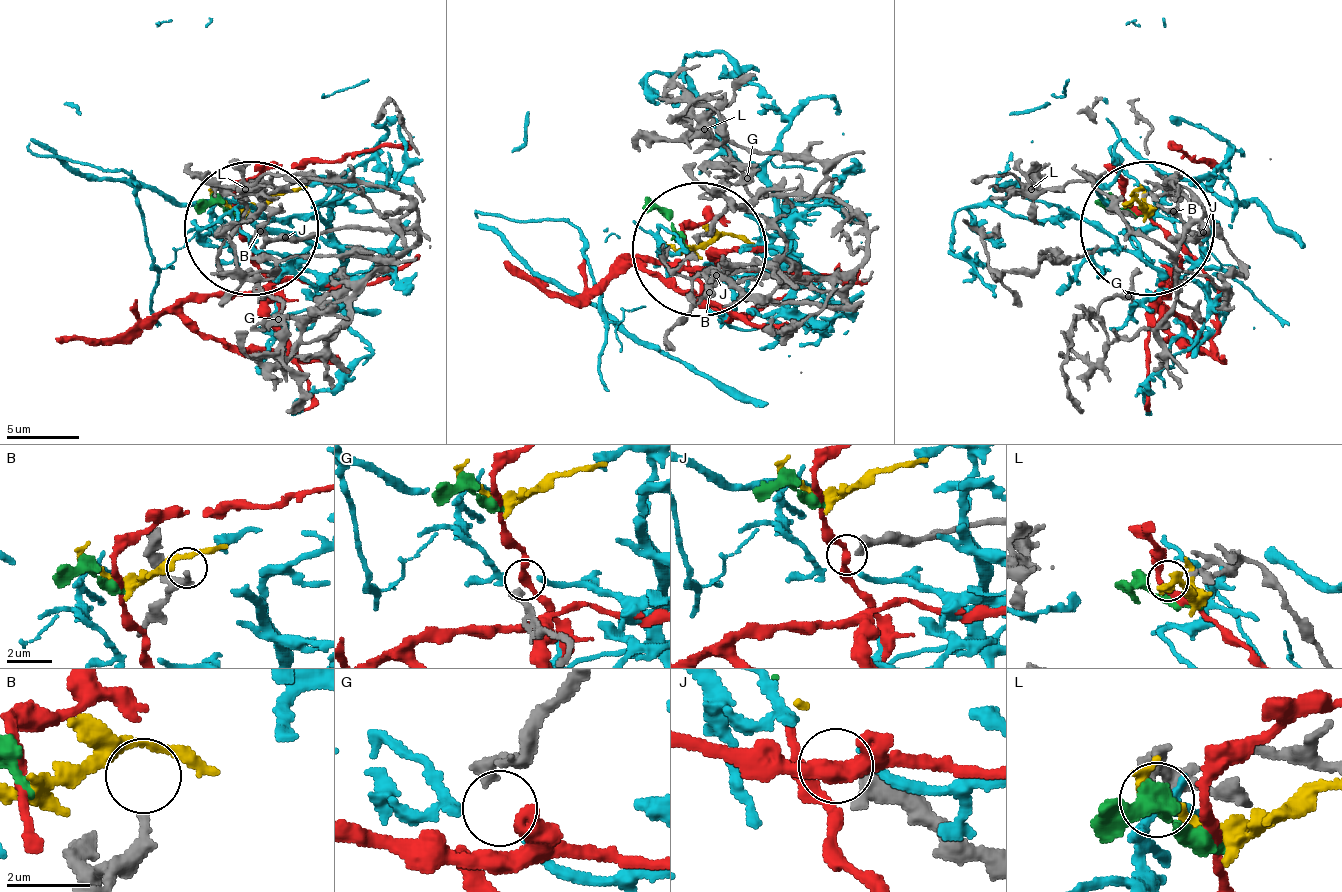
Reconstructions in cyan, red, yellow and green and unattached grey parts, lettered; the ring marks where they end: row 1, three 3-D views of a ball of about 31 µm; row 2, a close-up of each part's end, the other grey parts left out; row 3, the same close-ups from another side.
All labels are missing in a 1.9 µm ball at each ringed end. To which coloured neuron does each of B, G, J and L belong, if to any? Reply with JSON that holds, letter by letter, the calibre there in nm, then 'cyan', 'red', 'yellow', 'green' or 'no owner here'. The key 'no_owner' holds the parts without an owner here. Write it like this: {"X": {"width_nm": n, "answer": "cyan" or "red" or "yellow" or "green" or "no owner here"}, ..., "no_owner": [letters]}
{"B": {"width_nm": 240, "answer": "no owner here"}, "G": {"width_nm": 320, "answer": "cyan"}, "J": {"width_nm": 480, "answer": "no owner here"}, "L": {"width_nm": 170, "answer": "green"}, "no_owner": ["B", "J"]}

